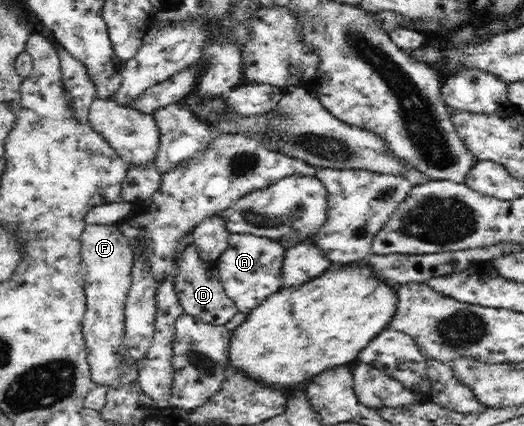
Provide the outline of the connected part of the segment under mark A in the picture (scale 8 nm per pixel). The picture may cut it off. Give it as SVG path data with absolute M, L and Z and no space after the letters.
M230 234L228 241L227 248L215 262L216 272L227 297L239 308L239 312L249 314L282 289L279 270L286 250L275 239L256 234Z

